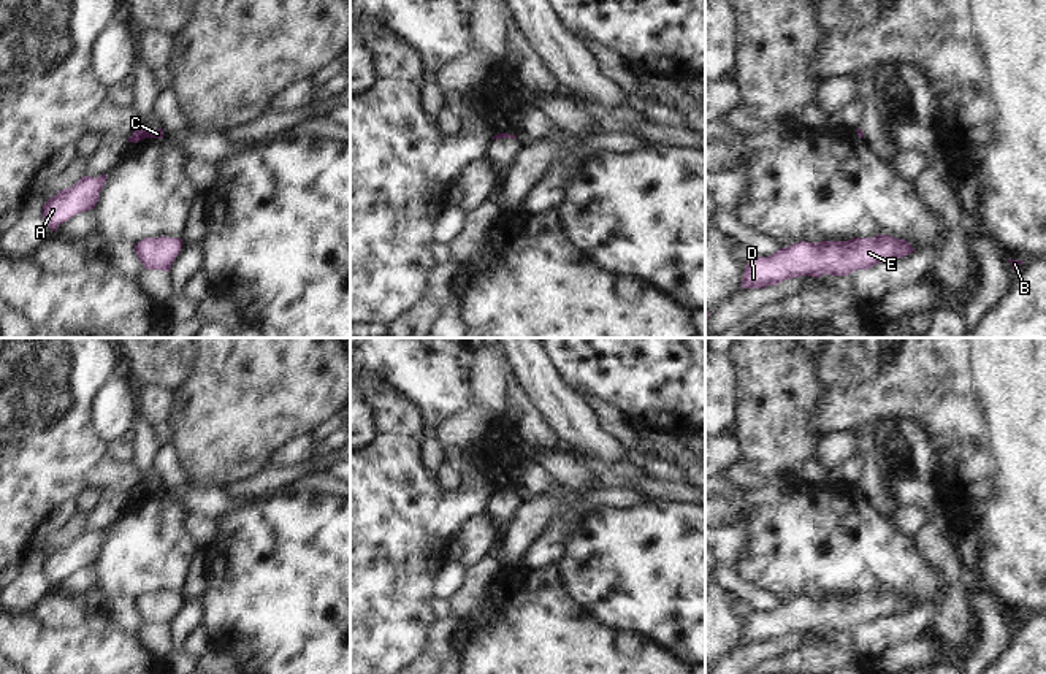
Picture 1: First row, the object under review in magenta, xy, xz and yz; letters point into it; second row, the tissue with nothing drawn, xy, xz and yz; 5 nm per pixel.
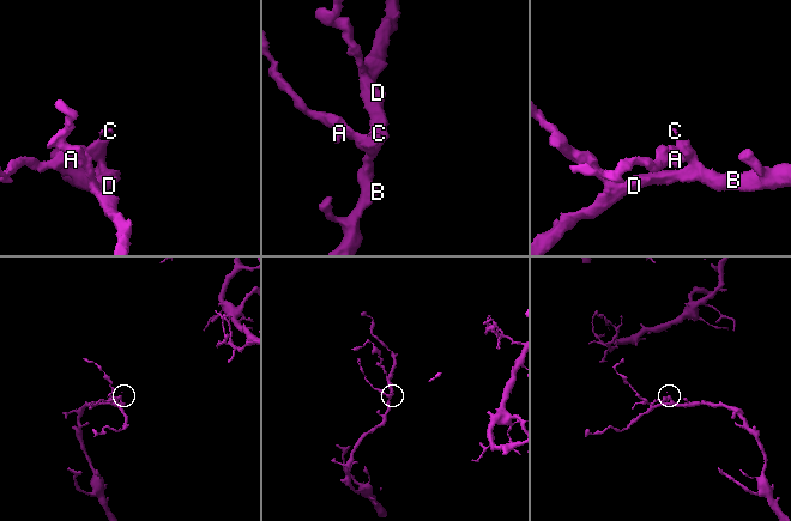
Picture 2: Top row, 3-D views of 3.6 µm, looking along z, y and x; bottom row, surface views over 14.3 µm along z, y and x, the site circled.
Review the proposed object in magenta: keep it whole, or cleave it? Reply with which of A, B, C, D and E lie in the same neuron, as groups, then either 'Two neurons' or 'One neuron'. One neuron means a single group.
Groups: A B C D E. One neuron.

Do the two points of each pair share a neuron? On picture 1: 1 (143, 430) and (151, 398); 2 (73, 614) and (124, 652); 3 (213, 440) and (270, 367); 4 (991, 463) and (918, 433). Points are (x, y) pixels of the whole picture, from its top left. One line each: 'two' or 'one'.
1: two
2: two
3: one
4: two

